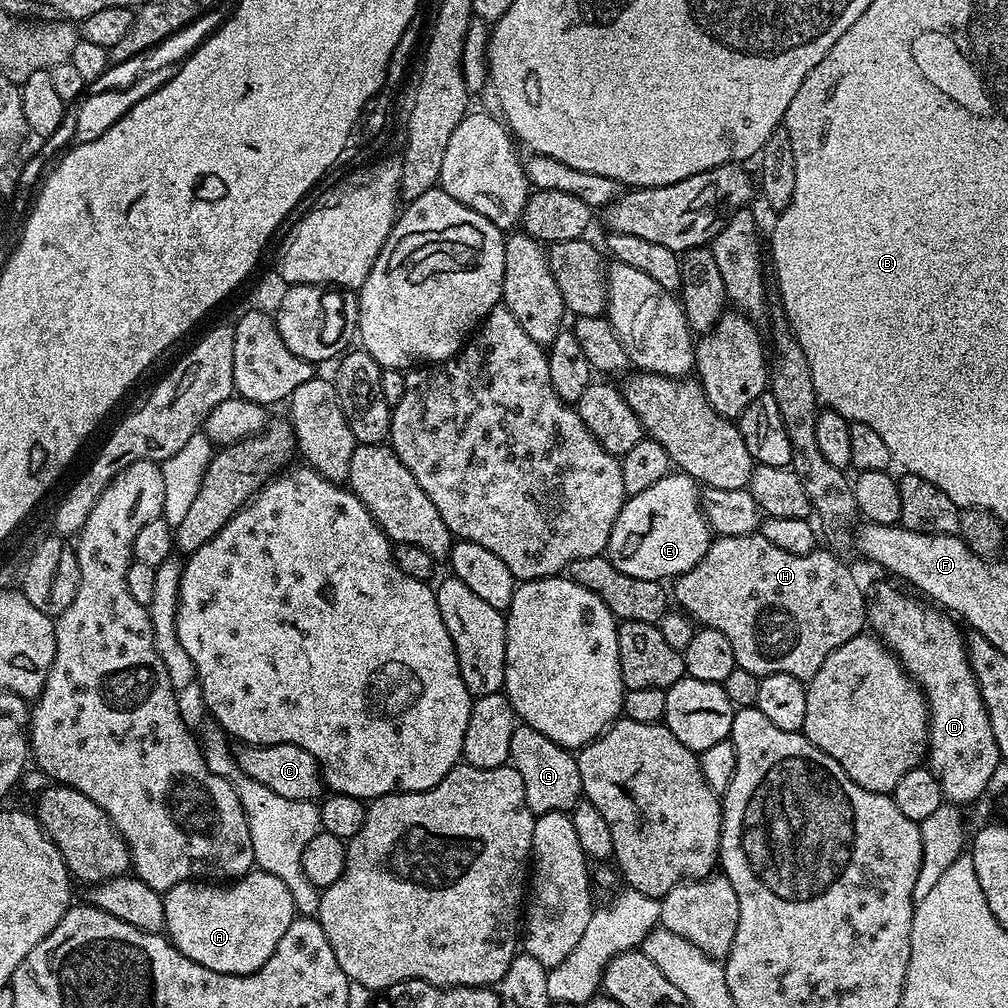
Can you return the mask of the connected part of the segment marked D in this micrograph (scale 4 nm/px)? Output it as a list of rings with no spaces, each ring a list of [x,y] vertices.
[[[888,584],[882,585],[867,601],[867,623],[923,690],[928,702],[927,767],[932,769],[934,778],[938,778],[945,801],[965,806],[988,792],[991,775],[1002,763],[998,742],[994,742],[994,726],[990,726],[990,714],[986,714],[968,661],[968,646],[965,633],[960,633],[961,625],[947,611],[912,596]]]

